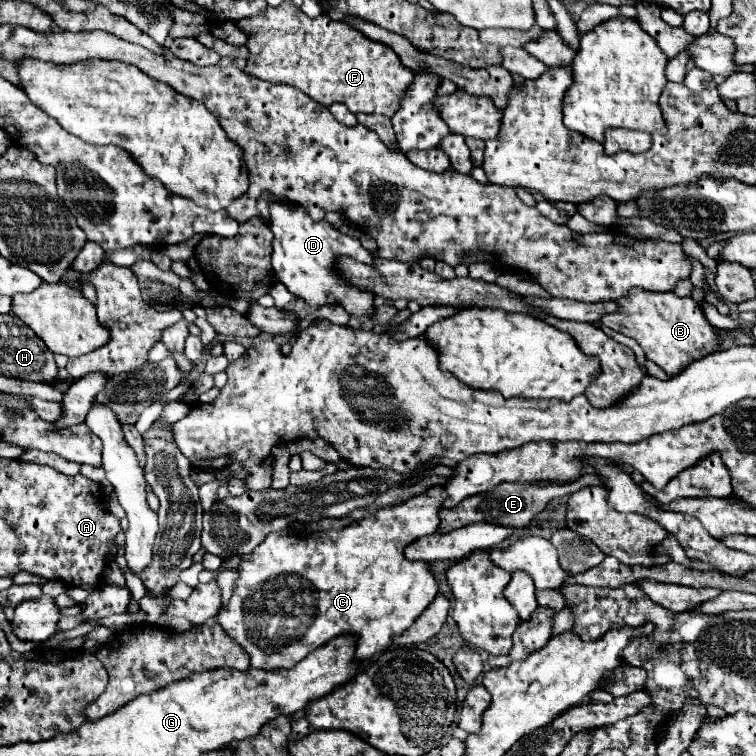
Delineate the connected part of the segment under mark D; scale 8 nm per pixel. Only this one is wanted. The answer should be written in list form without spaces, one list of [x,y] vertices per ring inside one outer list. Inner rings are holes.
[[[270,202],[270,230],[274,232],[272,240],[272,268],[276,278],[296,296],[304,298],[310,306],[324,306],[328,302],[340,302],[352,316],[364,316],[374,312],[374,294],[342,286],[334,270],[336,256],[352,256],[358,262],[372,264],[372,254],[352,236],[342,234],[338,228],[326,220],[312,220],[308,210],[296,202]]]

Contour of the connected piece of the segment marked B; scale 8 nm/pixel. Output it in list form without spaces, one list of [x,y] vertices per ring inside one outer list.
[[[630,290],[630,296],[618,300],[622,308],[610,316],[604,316],[600,322],[608,328],[634,338],[646,352],[646,356],[658,364],[668,376],[678,374],[684,366],[708,356],[710,352],[718,352],[722,346],[722,338],[718,330],[706,320],[700,304],[694,298],[680,298],[674,292],[646,292],[646,290]]]

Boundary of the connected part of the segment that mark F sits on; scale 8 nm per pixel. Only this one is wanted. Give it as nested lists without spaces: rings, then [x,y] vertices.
[[[282,2],[280,6],[272,8],[268,6],[264,14],[250,16],[250,20],[240,20],[238,26],[248,34],[248,64],[246,72],[266,80],[266,82],[276,82],[276,84],[290,84],[302,90],[306,96],[316,100],[322,106],[330,106],[332,102],[346,104],[350,112],[366,112],[366,114],[384,114],[384,116],[394,116],[396,110],[400,110],[400,100],[408,92],[412,84],[412,70],[406,68],[398,54],[388,48],[386,44],[374,42],[362,32],[352,30],[350,26],[342,22],[334,22],[328,16],[318,16],[318,18],[308,18],[300,8],[296,8],[292,2]]]

